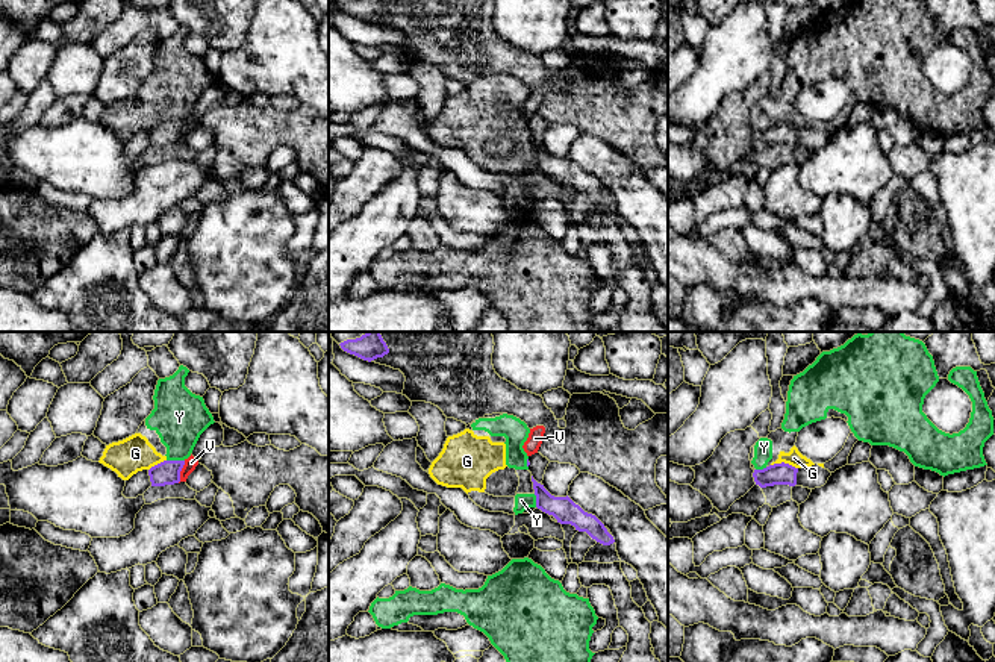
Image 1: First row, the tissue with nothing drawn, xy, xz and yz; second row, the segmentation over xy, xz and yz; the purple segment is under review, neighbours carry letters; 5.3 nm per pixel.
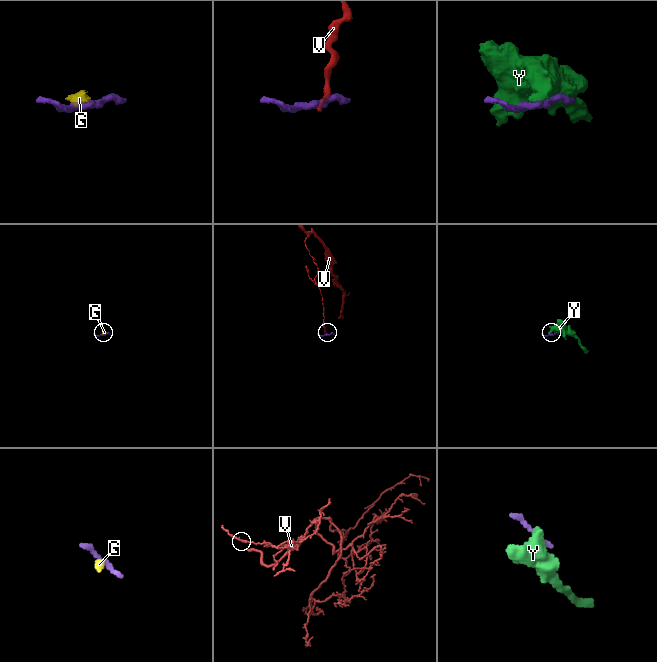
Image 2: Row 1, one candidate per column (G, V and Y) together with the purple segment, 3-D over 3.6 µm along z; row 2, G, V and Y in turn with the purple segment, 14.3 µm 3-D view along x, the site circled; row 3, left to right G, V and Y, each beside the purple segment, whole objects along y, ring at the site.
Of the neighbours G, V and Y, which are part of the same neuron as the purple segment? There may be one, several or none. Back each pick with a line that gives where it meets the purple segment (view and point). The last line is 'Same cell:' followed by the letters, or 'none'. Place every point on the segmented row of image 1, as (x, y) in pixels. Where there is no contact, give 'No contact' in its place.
Same cell: none

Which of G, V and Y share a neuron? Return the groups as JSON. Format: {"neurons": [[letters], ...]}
{"neurons": [["G", "Y"], ["V"]]}

